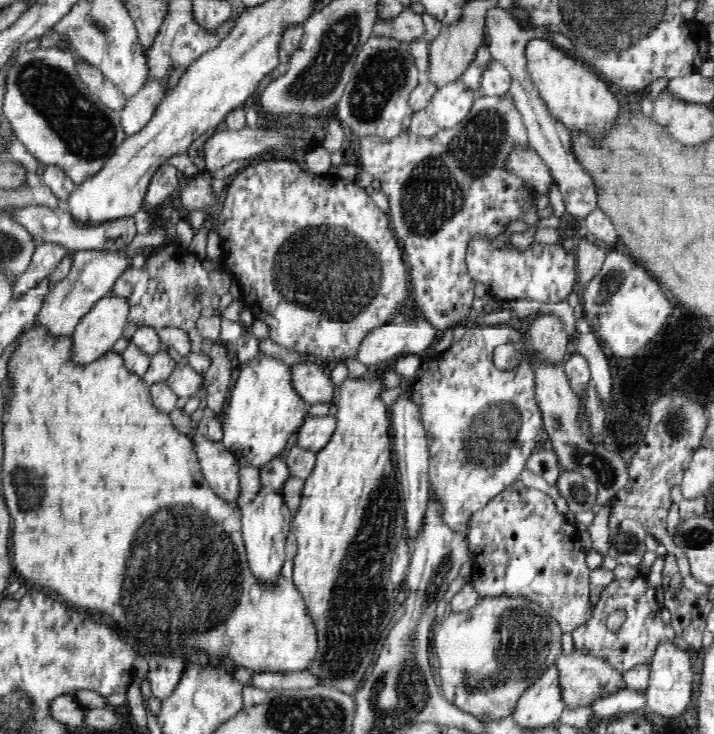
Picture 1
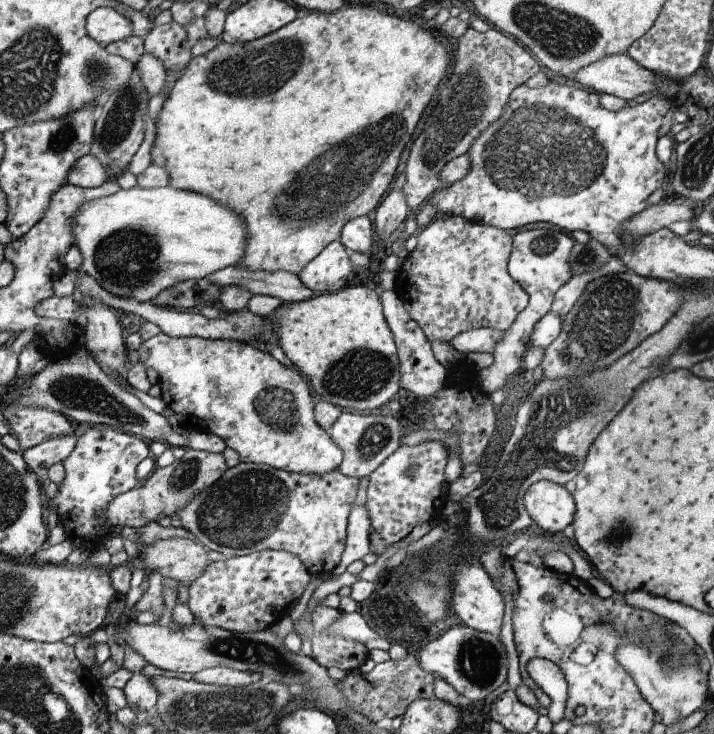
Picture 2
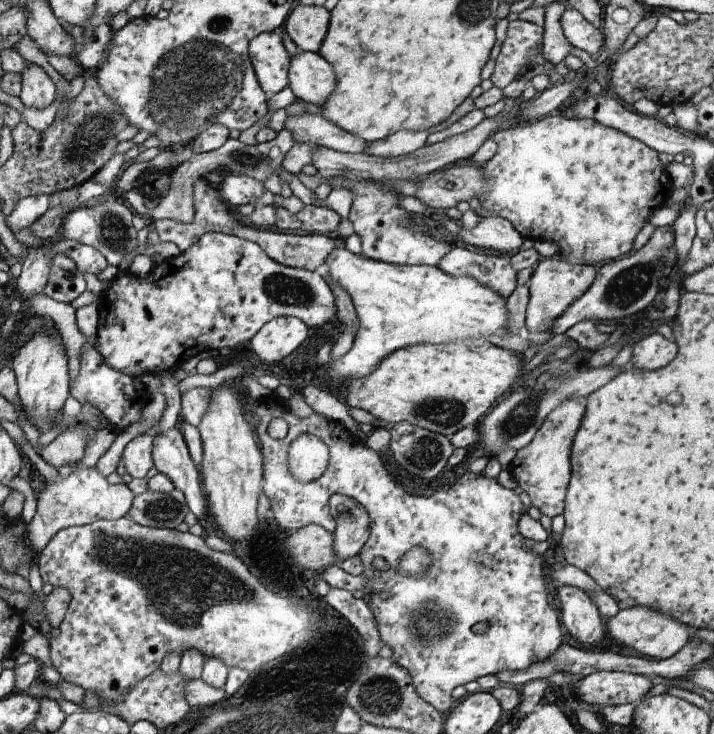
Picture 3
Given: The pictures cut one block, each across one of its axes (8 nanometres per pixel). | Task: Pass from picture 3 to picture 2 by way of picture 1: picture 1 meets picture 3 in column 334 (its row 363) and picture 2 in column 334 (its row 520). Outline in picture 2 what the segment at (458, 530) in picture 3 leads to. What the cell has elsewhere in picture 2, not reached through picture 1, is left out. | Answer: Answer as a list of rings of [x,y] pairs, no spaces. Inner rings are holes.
[[[164,333],[143,341],[138,350],[140,362],[147,368],[154,368],[159,374],[158,384],[162,390],[161,398],[172,408],[180,423],[186,427],[196,427],[200,432],[214,433],[222,440],[223,446],[233,448],[240,455],[240,461],[245,463],[264,463],[268,466],[285,470],[286,472],[298,473],[303,475],[315,475],[332,472],[339,468],[339,464],[343,462],[343,452],[341,448],[331,439],[329,432],[314,420],[314,400],[312,400],[312,392],[308,388],[308,382],[296,372],[290,370],[287,366],[280,364],[279,360],[263,350],[263,348],[254,346],[254,344],[244,343],[242,341],[233,341],[230,339],[205,339],[202,337],[171,337]]]

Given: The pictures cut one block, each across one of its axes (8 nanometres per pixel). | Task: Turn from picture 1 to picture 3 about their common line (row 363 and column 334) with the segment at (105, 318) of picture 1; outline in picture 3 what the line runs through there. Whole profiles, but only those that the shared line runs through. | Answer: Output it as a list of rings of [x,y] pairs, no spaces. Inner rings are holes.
[[[303,50],[292,56],[288,87],[304,103],[324,107],[336,91],[333,66],[319,53]]]

